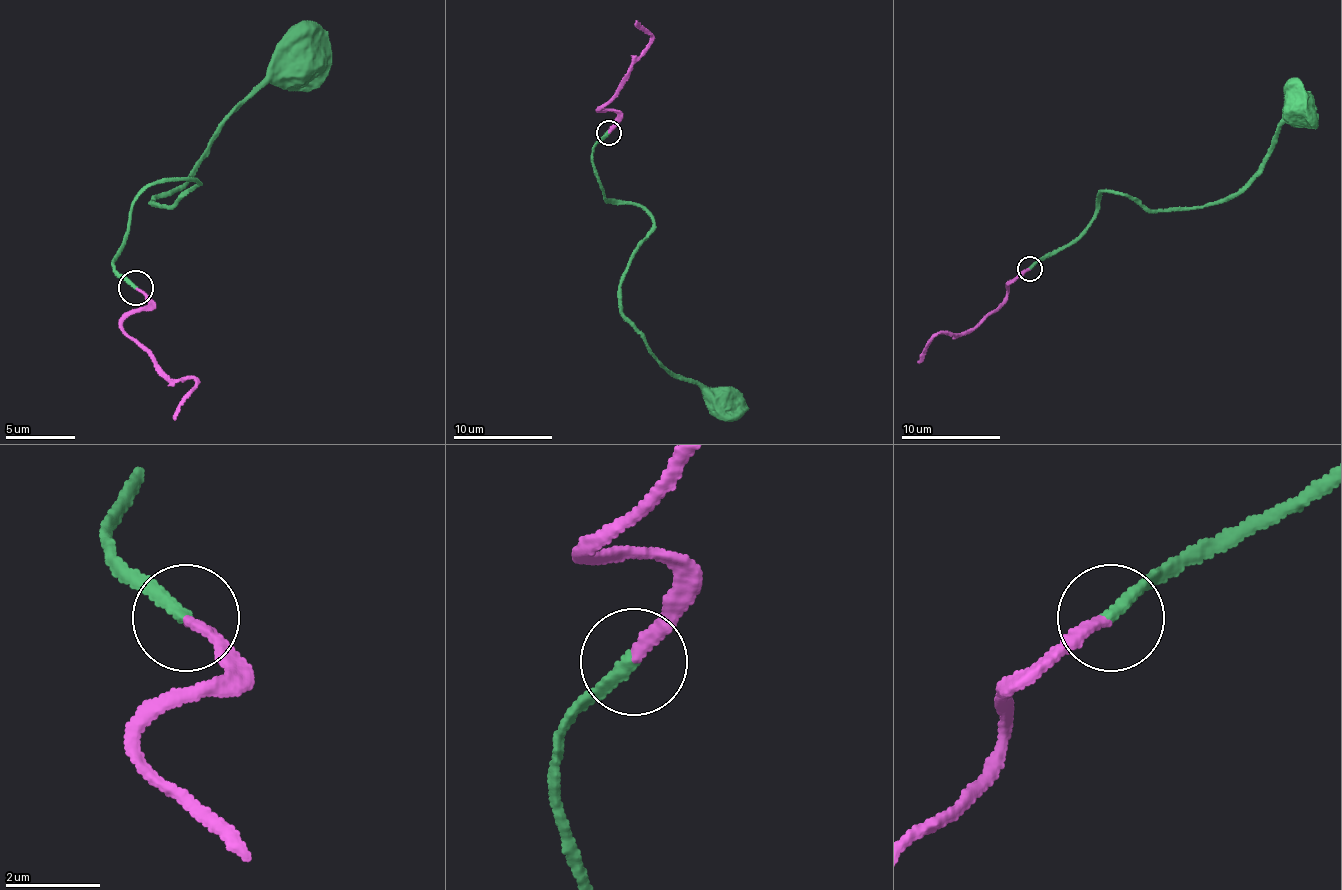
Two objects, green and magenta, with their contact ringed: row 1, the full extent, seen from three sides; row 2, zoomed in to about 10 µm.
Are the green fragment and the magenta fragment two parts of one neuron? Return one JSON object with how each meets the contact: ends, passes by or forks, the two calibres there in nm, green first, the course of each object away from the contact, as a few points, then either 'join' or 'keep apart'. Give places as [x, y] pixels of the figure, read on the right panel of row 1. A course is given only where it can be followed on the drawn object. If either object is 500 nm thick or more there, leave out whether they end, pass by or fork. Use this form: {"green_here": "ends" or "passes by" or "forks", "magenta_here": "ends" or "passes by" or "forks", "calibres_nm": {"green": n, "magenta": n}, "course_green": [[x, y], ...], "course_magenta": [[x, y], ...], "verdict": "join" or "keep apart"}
{"green_here": "ends", "magenta_here": "ends", "calibres_nm": {"green": 300, "magenta": 240}, "course_green": [[1029, 268], [1066, 248], [1101, 193], [1126, 193], [1154, 211], [1213, 206], [1238, 191], [1298, 111]], "course_magenta": [[1029, 268], [1007, 285], [1007, 298], [964, 333], [937, 335], [917, 363]], "verdict": "join"}

